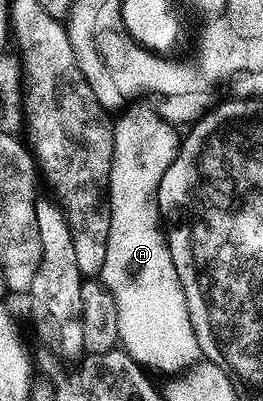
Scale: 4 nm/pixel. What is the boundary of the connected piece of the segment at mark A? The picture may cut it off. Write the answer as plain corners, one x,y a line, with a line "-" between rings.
140,104
129,105
112,128
114,156
108,181
110,240
106,240
106,264
102,264
98,278
117,304
119,345
149,371
161,370
176,376
202,358
156,204
158,184
162,184
166,168
176,159
181,135
176,134
177,127
167,122
159,109
136,105

